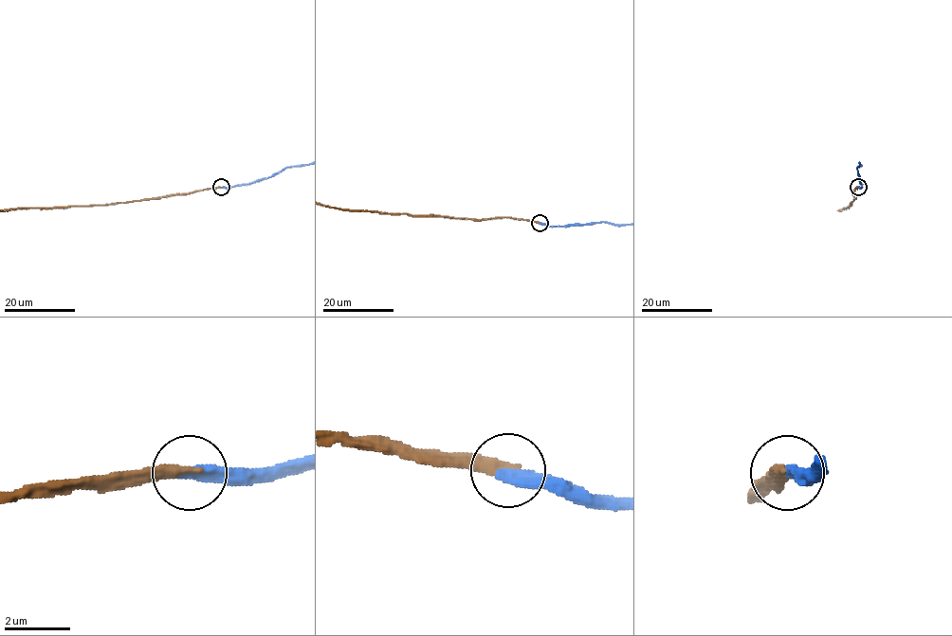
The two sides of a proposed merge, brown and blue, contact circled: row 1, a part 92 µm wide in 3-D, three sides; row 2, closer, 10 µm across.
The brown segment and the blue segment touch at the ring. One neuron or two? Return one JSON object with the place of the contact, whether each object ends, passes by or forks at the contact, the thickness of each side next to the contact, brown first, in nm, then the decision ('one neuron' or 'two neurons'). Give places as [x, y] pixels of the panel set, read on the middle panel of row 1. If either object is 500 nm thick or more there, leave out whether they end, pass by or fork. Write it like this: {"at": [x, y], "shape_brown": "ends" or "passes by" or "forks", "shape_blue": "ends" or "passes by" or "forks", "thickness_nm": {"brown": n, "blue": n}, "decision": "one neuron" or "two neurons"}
{"at": [540, 223], "shape_brown": "ends", "shape_blue": "ends", "thickness_nm": {"brown": 360, "blue": 400}, "decision": "one neuron"}

